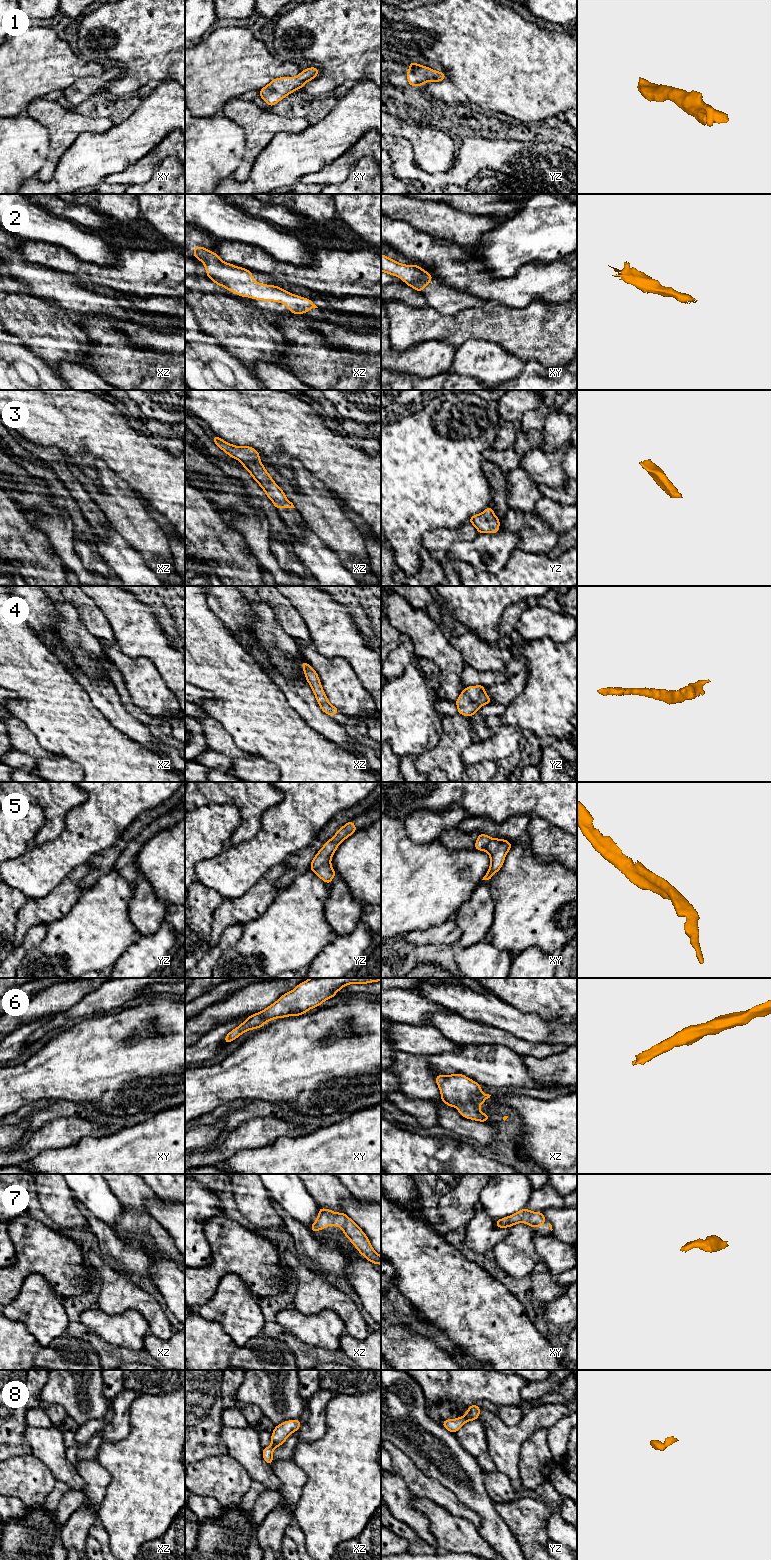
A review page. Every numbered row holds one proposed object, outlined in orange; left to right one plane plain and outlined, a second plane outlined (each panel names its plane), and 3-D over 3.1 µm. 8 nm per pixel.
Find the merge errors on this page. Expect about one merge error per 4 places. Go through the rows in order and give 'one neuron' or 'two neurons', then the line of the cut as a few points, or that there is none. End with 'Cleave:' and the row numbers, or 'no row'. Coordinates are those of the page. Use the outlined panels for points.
1: one neuron | no cut
2: one neuron | no cut
3: one neuron | no cut
4: one neuron | no cut
5: one neuron | no cut
6: one neuron | no cut
7: one neuron | no cut
8: one neuron | no cut
Cleave: no row

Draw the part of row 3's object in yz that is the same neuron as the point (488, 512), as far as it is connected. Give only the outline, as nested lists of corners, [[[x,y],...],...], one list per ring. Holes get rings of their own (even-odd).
[[[487,507],[482,513],[473,515],[468,522],[473,524],[479,534],[499,533],[500,518],[498,518],[492,507]]]

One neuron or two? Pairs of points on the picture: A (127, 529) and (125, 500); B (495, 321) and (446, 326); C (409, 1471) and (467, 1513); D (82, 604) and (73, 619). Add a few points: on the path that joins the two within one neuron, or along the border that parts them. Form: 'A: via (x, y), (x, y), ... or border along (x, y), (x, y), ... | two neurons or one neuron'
A: via (127, 522), (124, 517), (124, 507) | one neuron
B: via (483, 322), (458, 326) | one neuron
C: via (423, 1485), (432, 1489), (453, 1505) | one neuron
D: border along (62, 596), (75, 607), (80, 622), (90, 632) | two neurons

